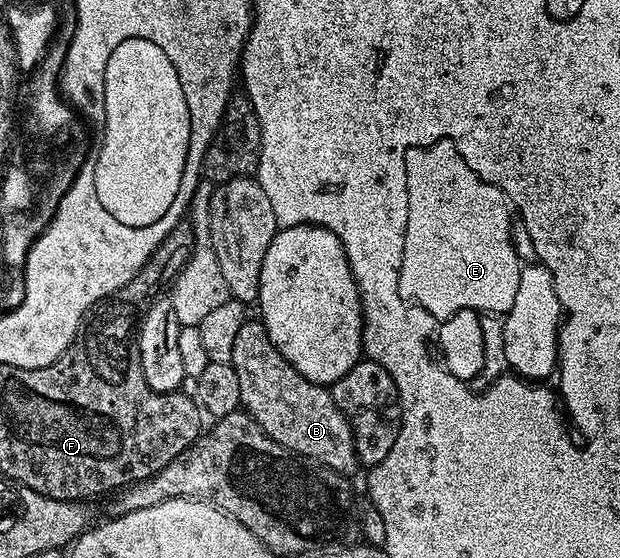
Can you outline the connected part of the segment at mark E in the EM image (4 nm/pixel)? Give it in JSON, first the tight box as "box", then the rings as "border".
{"box":[398,142,522,314],"border":[[[453,142],[438,144],[432,150],[412,150],[408,152],[408,206],[406,214],[412,208],[416,220],[408,224],[420,224],[420,228],[402,228],[401,245],[398,249],[401,267],[412,264],[412,256],[430,268],[437,264],[439,268],[448,264],[448,312],[454,314],[467,308],[479,314],[505,314],[514,305],[517,293],[522,261],[512,244],[514,212],[510,207],[507,194],[498,186],[486,182],[472,169],[459,154],[454,154]]]}

